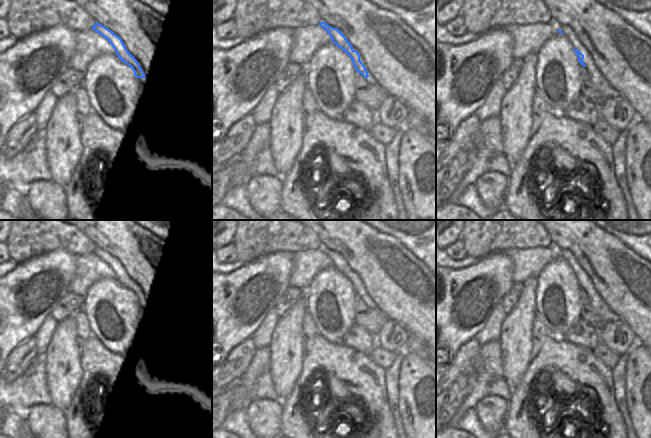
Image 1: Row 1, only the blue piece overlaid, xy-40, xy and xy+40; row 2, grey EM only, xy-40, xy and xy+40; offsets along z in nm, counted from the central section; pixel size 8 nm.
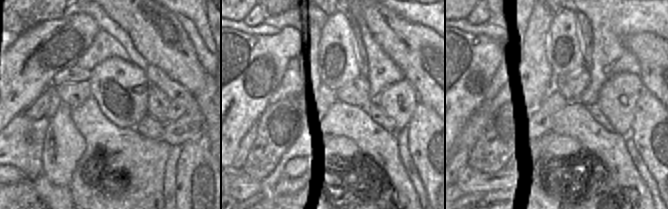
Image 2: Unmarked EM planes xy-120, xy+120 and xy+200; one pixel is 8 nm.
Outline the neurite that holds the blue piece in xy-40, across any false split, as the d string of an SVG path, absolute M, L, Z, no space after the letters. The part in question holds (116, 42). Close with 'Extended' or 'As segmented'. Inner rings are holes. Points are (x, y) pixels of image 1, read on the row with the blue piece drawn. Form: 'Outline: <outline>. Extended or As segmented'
Outline: M97 22L92 27L92 30L95 30L112 45L112 47L116 51L116 55L118 56L118 58L134 71L134 75L136 78L146 77L139 63L134 58L134 56L126 49L122 39L119 36Z. As segmented

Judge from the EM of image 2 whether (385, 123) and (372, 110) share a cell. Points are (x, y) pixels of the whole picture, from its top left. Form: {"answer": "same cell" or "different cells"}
{"answer": "same cell"}

